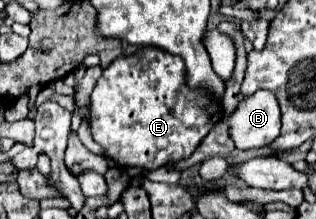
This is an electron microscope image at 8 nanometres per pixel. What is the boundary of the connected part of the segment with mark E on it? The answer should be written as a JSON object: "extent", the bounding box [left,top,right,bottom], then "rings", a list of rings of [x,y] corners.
{"extent":[89,46,225,172],"rings":[[[153,46],[139,48],[131,56],[119,56],[113,60],[113,64],[103,70],[95,84],[89,108],[91,134],[93,140],[103,148],[105,156],[115,160],[119,168],[141,168],[147,172],[189,158],[215,122],[219,122],[225,114],[219,102],[215,104],[203,92],[193,92],[185,86],[185,64],[179,56]]]}

